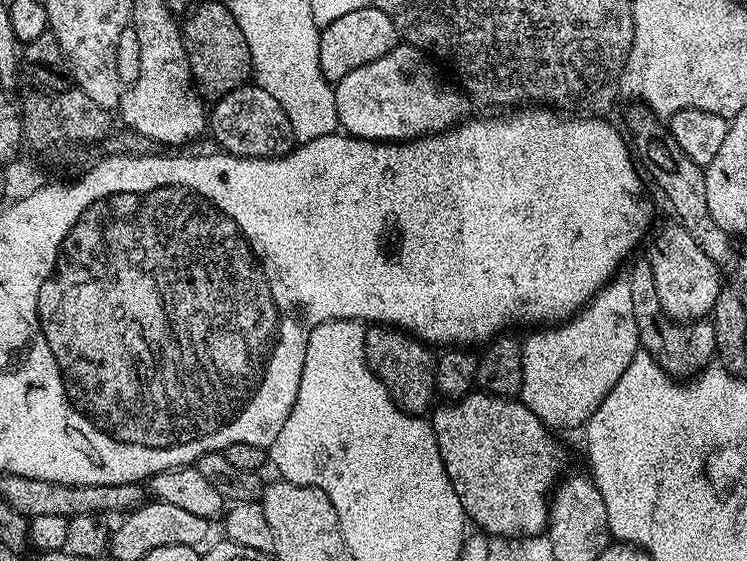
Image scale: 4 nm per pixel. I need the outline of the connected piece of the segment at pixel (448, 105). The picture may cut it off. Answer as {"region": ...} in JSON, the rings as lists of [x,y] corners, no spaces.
{"region":[[[400,42],[378,62],[350,70],[334,84],[340,128],[363,140],[403,142],[456,127],[469,115],[469,101],[459,87],[451,88],[436,73],[435,66],[413,44]]]}

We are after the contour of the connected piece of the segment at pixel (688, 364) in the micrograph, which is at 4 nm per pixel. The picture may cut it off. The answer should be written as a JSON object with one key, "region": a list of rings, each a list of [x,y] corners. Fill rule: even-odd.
{"region":[[[647,259],[640,260],[626,276],[634,306],[635,321],[640,335],[639,347],[651,354],[658,366],[673,378],[691,378],[701,371],[717,355],[715,350],[714,326],[711,319],[677,322],[664,315],[654,290],[652,265]]]}

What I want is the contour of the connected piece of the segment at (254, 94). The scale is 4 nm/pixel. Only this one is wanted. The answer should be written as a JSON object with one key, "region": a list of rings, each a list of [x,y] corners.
{"region":[[[246,82],[211,105],[208,130],[219,143],[217,145],[232,156],[284,156],[292,150],[296,142],[293,128],[282,106],[254,82]]]}

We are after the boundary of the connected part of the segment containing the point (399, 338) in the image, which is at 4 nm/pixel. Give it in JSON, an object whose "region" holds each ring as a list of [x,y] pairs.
{"region":[[[368,326],[364,329],[364,353],[370,370],[403,412],[424,416],[433,407],[432,396],[437,395],[436,356],[423,340],[391,326]]]}

